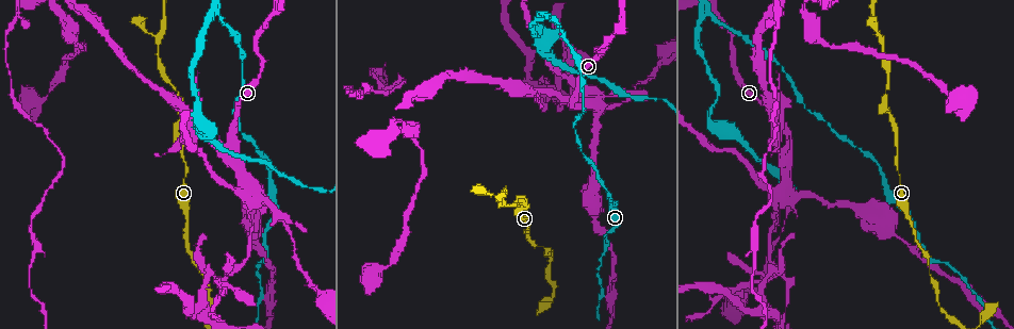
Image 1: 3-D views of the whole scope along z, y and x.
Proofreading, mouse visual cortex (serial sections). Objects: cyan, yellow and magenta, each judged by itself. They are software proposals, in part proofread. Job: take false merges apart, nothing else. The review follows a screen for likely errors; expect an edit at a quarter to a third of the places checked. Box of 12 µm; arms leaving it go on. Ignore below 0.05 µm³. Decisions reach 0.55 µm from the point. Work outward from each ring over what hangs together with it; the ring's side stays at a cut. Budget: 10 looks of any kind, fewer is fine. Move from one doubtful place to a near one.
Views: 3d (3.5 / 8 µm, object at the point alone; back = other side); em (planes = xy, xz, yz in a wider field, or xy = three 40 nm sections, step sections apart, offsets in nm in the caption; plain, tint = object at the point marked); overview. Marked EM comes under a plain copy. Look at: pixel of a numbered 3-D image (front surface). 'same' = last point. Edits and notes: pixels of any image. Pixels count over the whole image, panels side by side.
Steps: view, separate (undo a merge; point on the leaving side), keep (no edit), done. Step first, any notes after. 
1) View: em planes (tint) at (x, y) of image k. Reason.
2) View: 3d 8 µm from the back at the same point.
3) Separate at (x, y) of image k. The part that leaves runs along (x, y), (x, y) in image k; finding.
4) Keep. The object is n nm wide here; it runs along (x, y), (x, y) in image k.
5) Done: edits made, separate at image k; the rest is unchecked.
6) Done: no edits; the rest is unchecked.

View: 3d 3.5 µm at (909, 220) of image 1. Thick turns thin.

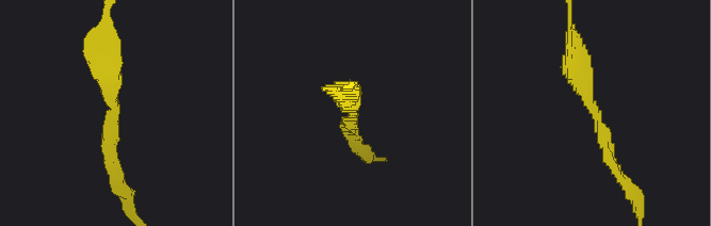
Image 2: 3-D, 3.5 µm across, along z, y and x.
View: em planes (tint) at (112, 108) of image 2. The arms are 150, 350 nm wide.

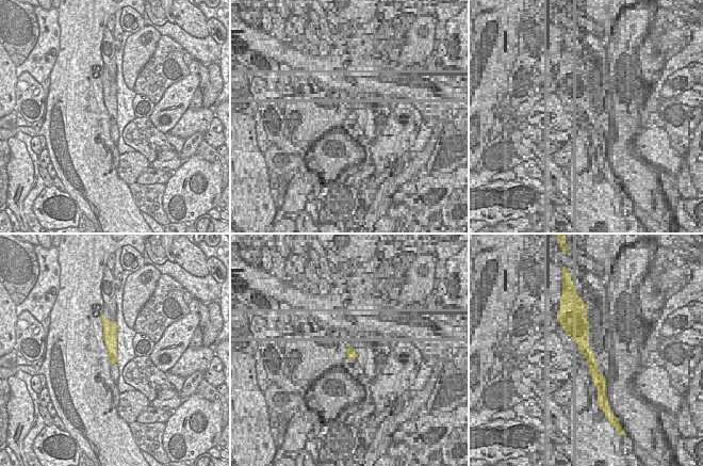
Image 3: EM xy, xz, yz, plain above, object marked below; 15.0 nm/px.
Keep. The object is 220 nm wide here; it runs along (104, 320), (110, 328), (114, 359) in image 3; one cell here.

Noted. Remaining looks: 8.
View: 3d 3.5 µm at (709, 13) of image 1. Sharp bend.

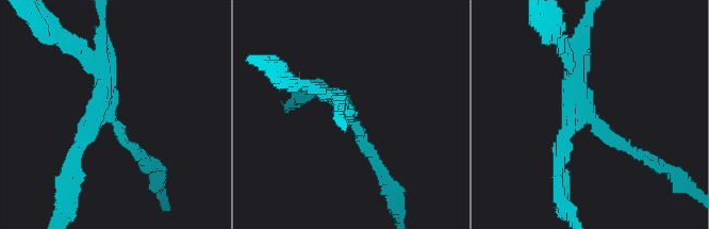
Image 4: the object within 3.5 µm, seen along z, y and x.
View: em xy step 1 (tint) at (106, 114) of image 4.

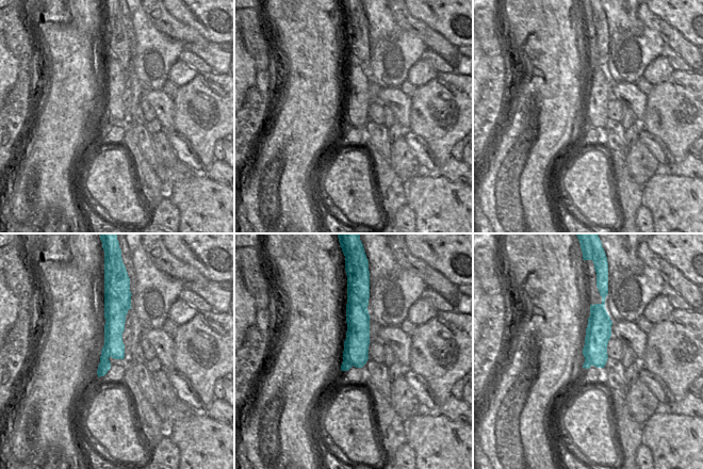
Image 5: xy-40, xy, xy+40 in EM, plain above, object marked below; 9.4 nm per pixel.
Separate at (104, 35) of image 4. A second cell is stuck on.

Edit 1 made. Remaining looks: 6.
View: 3d 3.5 µm at (793, 145) of image 1. Arms part here.

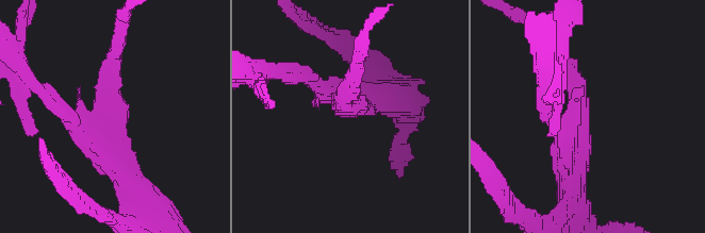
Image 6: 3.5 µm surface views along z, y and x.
View: em planes (tint) at (107, 117) of image 6. Now the EM.

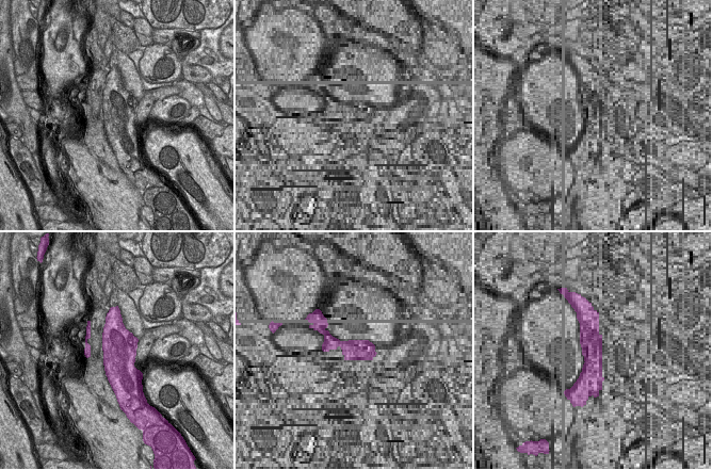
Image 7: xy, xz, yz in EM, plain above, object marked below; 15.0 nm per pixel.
Separate at (70, 125) of image 6. The part that leaves runs along (120, 177), (141, 196), (153, 216) in image 6; two cells meet here.

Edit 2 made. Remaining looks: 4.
View: 3d 3.5 µm at (162, 34) of image 1. Sharp bend.

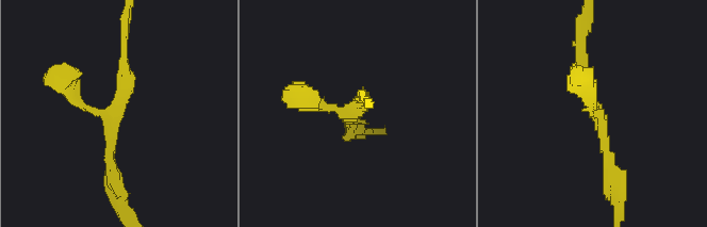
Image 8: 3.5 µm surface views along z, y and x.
View: em xy step 5 (tint) at (599, 116) of image 8. 3 arms meet here; the arms are 200, 200, 200 nm wide.

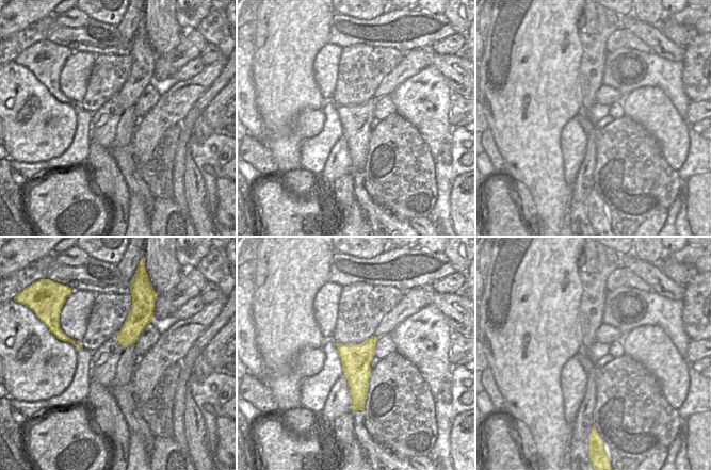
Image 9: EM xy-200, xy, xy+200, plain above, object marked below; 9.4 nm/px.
Keep. The object is 280 nm wide here; it runs along (113, 183), (113, 114), (86, 111), (61, 78) in image 8; continuous, no second cell.

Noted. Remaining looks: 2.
Done: edits made, separate at image 4, separate at image 6; the rest is unchecked.

